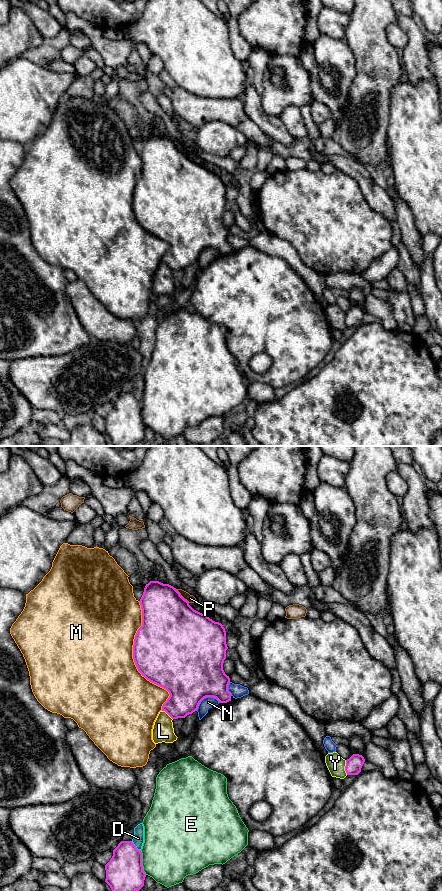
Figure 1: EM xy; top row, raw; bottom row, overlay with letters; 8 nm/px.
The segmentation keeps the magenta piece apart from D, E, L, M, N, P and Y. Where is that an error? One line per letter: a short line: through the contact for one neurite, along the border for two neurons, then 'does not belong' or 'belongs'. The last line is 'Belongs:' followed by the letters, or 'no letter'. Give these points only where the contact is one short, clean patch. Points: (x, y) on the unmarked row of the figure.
D: does not belong
E: does not belong
L: does not belong
M: does not belong
N: does not belong
P: does not belong
Y: xy (345, 312), (345, 324), (347, 326) | does not belong
Belongs: no letter

